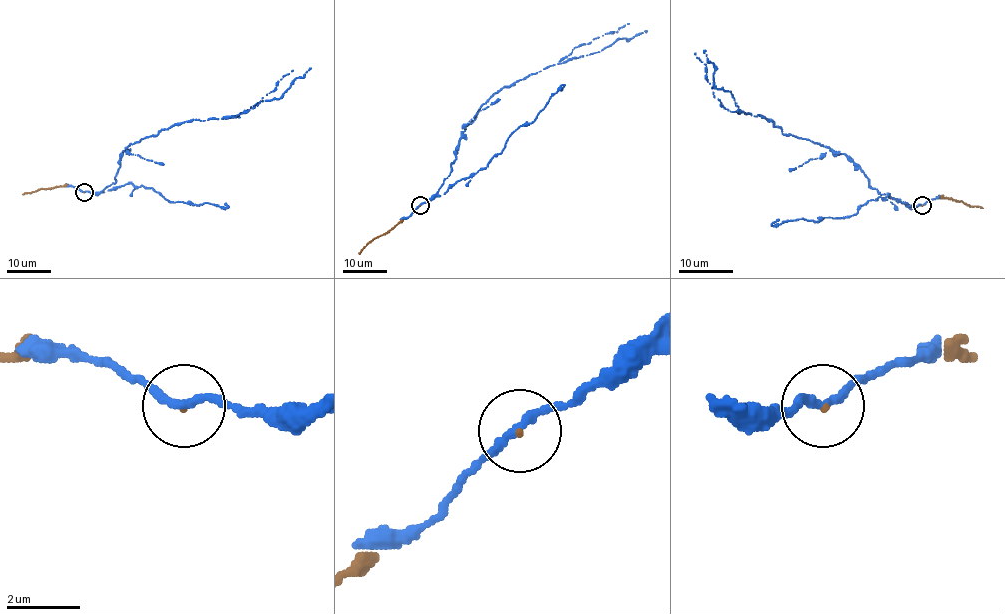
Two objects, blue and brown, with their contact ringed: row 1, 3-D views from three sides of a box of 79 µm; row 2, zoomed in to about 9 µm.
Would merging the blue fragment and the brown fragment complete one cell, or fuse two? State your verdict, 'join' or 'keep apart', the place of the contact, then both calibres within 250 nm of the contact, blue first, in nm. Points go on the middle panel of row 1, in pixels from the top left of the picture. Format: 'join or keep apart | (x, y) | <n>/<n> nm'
join | (420, 205) | 240/70 nm

